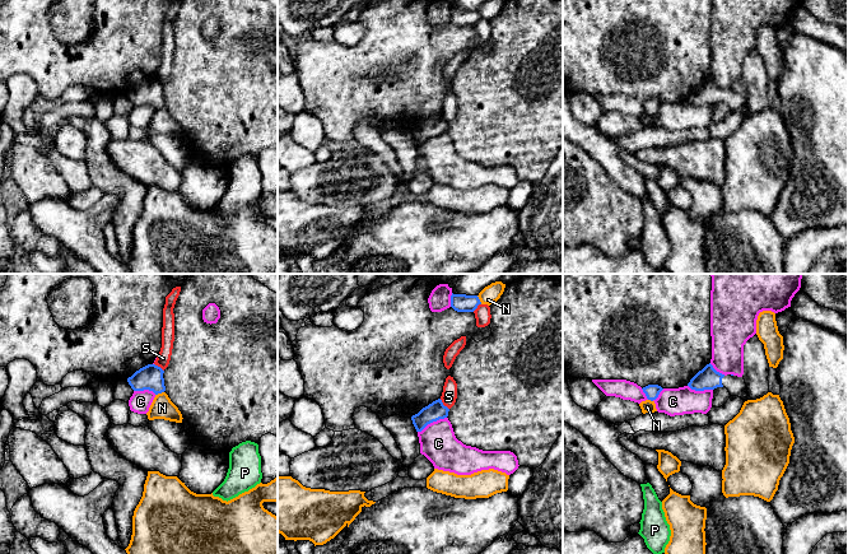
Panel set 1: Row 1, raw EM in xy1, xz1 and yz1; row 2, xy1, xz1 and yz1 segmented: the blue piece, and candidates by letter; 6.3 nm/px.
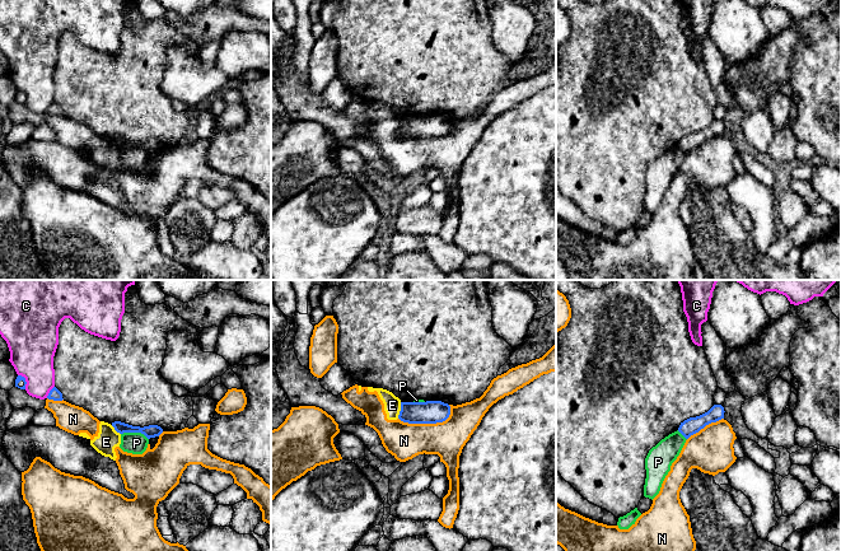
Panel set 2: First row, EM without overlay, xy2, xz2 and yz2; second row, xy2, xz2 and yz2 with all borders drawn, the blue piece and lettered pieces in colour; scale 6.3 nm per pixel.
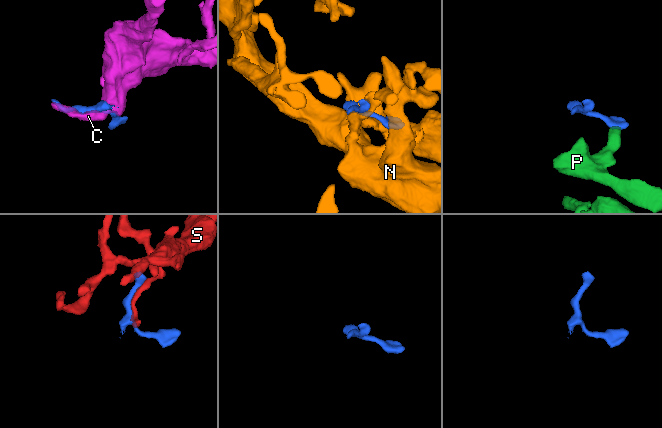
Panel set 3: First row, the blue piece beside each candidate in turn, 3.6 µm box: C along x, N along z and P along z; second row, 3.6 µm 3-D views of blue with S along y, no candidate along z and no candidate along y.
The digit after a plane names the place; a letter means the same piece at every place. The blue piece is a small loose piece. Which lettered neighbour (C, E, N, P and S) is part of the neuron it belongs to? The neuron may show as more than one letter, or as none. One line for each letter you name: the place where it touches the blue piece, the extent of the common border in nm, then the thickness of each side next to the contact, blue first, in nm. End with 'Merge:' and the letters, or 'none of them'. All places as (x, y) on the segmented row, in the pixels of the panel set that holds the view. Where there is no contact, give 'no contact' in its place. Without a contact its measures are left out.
Merge: none of them

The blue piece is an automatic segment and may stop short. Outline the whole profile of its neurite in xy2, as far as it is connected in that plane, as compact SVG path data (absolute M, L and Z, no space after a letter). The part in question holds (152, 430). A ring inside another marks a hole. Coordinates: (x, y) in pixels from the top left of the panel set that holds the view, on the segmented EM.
M115 421L112 422L112 426L115 430L120 434L123 433L141 433L144 434L148 439L159 436L163 433L163 429L158 425L149 425L149 426L132 426L121 421Z

